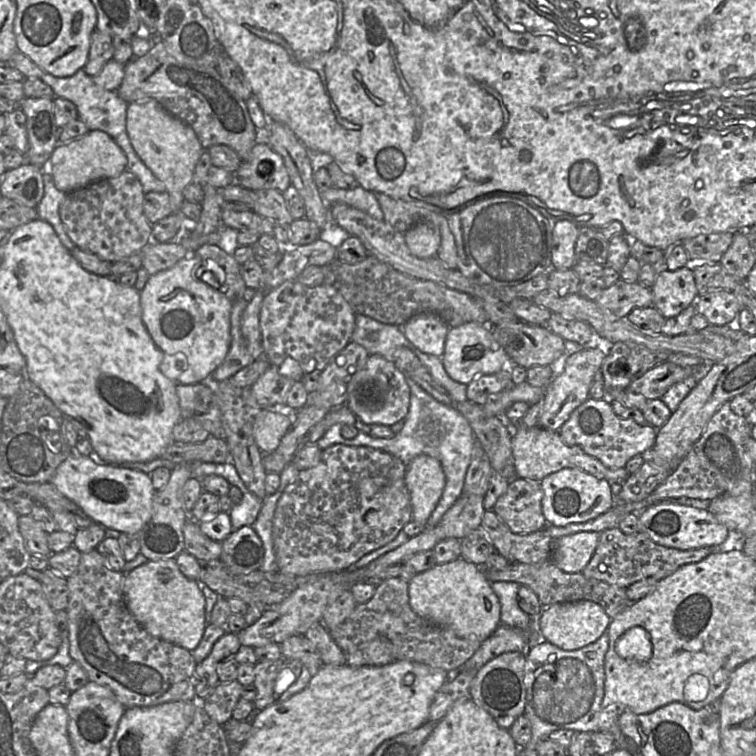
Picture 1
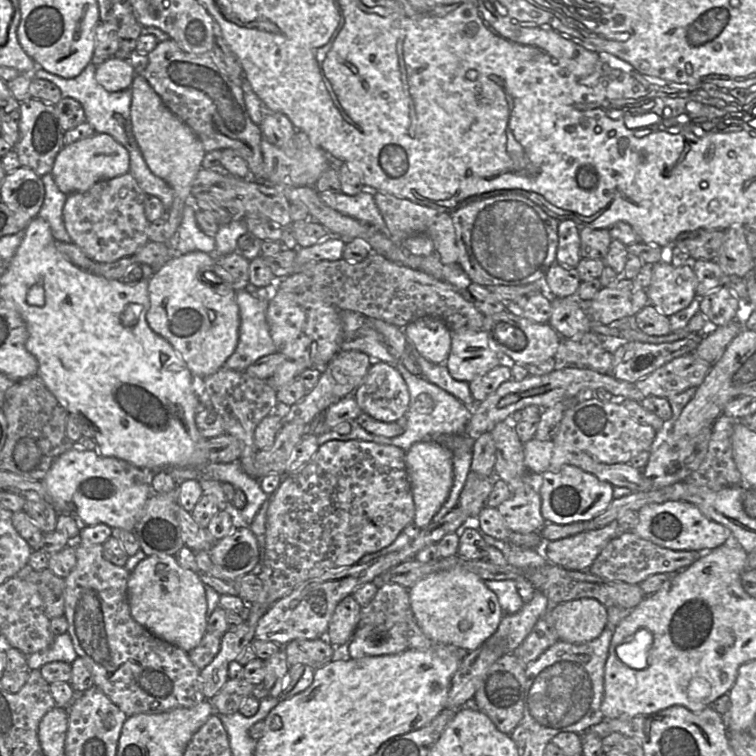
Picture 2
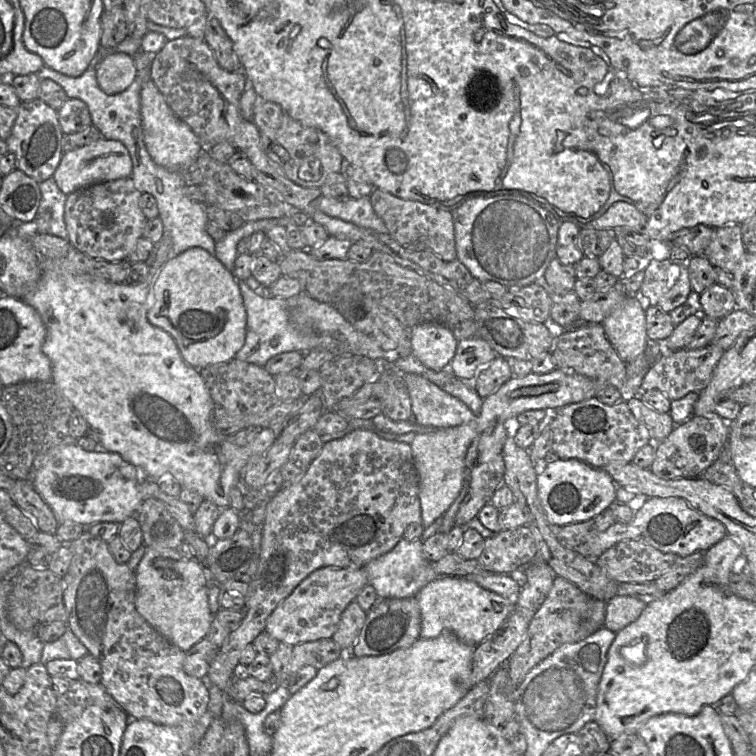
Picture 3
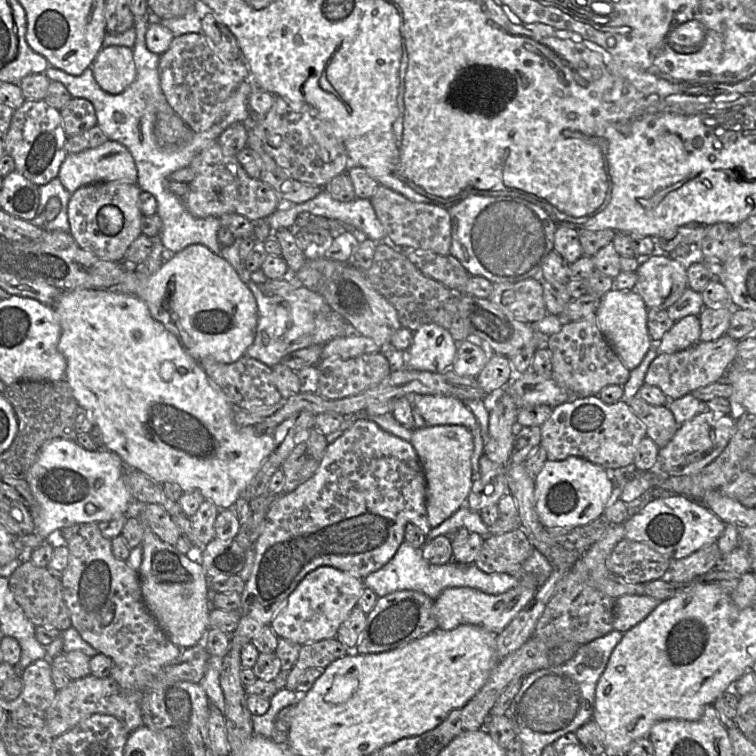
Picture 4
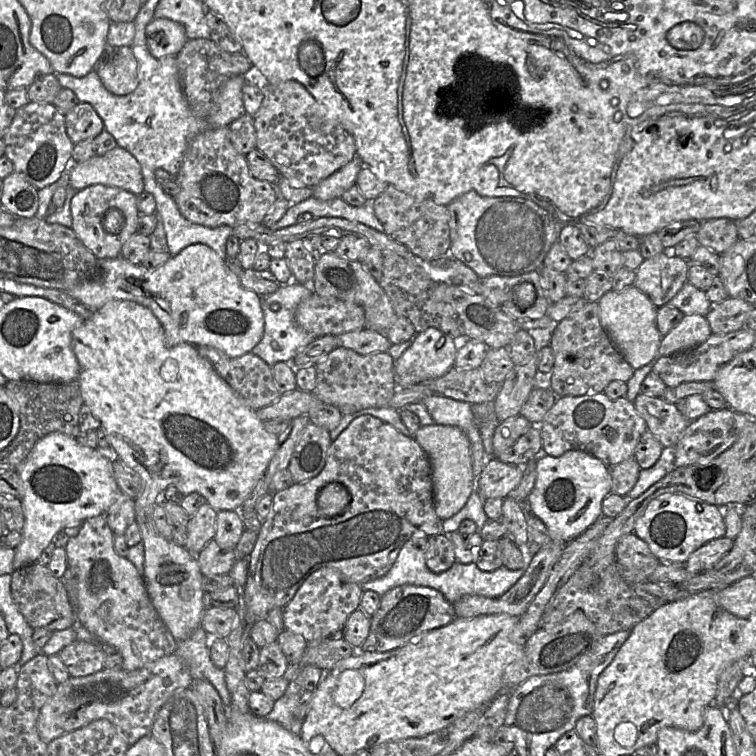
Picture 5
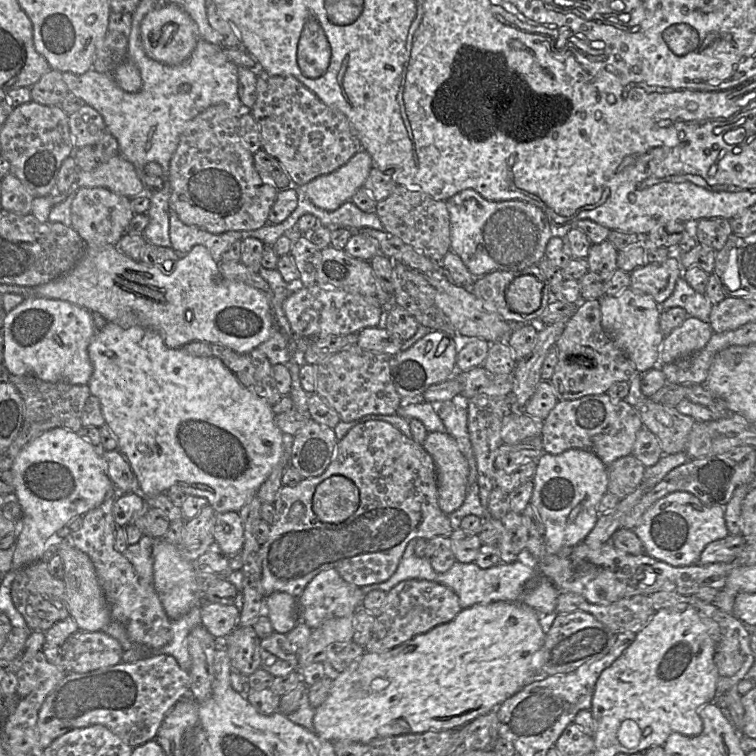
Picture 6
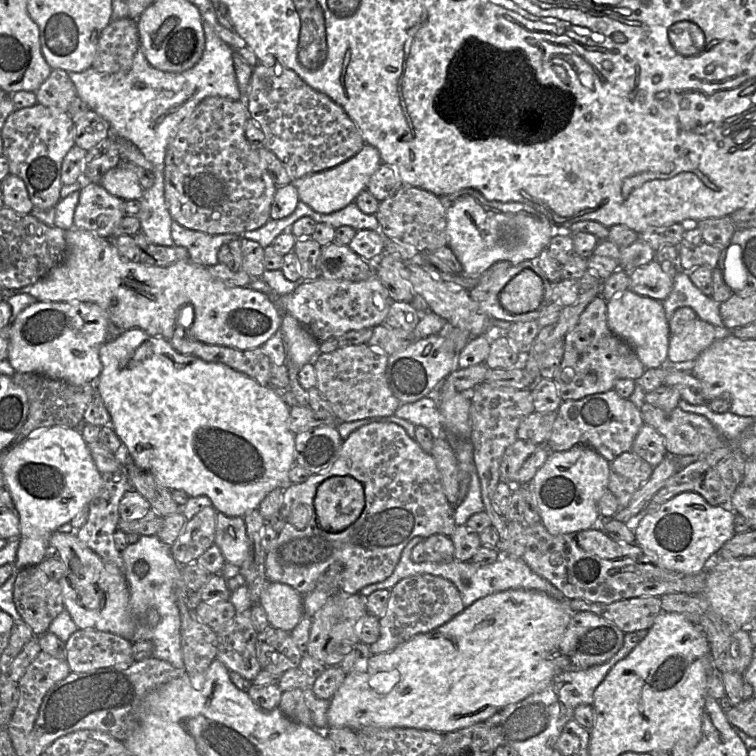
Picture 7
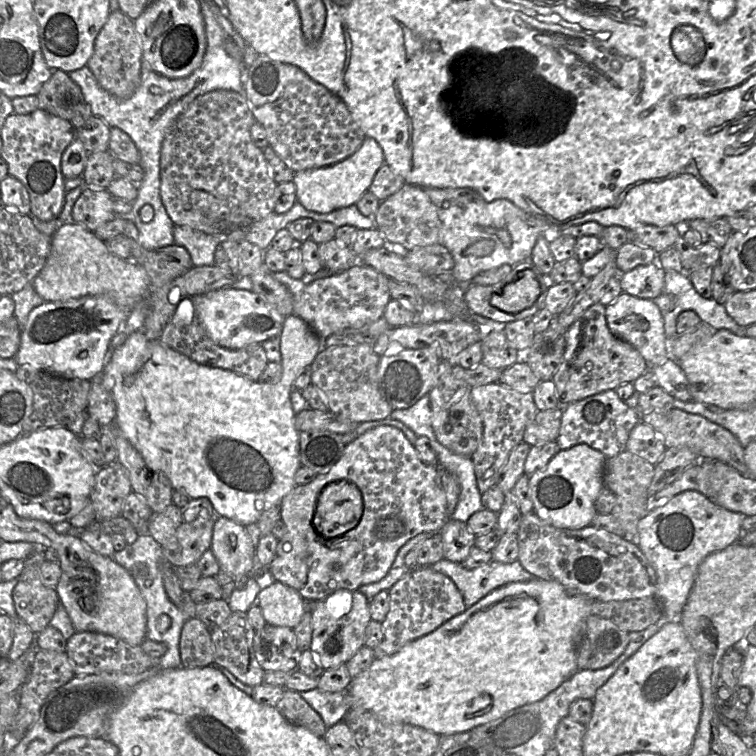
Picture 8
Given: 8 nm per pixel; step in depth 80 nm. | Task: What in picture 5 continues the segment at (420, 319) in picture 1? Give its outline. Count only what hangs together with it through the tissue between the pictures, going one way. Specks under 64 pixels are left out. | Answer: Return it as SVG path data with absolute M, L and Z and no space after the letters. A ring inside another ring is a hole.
M427 328L413 337L413 343L394 360L394 380L398 388L406 388L446 374L455 364L457 348L454 338L438 330Z

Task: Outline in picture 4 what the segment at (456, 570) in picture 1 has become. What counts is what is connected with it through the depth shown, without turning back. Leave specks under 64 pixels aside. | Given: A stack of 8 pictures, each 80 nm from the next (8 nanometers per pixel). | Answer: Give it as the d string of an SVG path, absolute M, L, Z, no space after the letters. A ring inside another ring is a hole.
M524 574L516 587L498 595L489 595L469 587L447 588L434 600L434 614L438 629L451 630L459 625L472 624L499 634L534 598L539 588L539 579L531 574Z

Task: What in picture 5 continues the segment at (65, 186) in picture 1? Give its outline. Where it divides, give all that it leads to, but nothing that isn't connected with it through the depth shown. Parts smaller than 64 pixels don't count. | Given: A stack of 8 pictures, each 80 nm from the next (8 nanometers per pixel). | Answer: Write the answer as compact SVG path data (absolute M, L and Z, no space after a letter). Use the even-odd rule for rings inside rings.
M120 146L102 156L68 167L69 185L81 190L94 184L119 187L135 195L144 192L141 167L135 157Z

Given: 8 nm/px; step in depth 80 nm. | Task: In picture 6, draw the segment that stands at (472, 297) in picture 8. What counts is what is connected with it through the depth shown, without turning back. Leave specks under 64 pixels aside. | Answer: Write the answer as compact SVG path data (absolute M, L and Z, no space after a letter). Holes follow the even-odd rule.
M532 265L523 270L508 272L495 271L475 278L471 285L471 292L482 301L489 311L497 312L509 323L529 323L539 319L550 303L549 285L538 265ZM522 275L533 275L543 282L543 293L540 307L530 314L518 314L513 312L507 305L505 292L508 285Z

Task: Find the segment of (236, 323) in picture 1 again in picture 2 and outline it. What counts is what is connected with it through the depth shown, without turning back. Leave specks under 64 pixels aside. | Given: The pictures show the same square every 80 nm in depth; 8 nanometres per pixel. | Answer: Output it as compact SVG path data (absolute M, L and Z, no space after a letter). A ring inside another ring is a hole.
M245 289L236 292L239 307L239 338L235 351L223 367L245 371L259 358L277 352L266 319L268 301L259 300Z

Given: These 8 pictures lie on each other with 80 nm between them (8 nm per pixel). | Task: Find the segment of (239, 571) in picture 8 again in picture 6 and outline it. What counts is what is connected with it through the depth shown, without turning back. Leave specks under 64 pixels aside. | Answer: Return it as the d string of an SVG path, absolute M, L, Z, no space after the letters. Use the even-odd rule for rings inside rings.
M238 512L216 514L214 539L229 557L241 552L245 538L244 525Z

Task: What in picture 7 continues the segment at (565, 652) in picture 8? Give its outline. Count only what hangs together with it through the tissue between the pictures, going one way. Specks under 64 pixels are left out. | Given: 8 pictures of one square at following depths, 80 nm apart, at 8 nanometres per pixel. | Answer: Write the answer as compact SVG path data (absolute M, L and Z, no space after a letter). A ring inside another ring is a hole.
M505 590L478 599L445 624L430 632L411 638L390 652L370 656L363 665L347 674L341 686L330 699L327 711L328 726L329 728L346 727L355 731L370 726L381 728L401 727L447 734L479 722L485 722L505 706L518 703L528 696L546 689L555 676L567 672L561 671L556 664L556 655L559 654L560 641L573 613L576 612L571 611L566 600L558 601L537 590Z

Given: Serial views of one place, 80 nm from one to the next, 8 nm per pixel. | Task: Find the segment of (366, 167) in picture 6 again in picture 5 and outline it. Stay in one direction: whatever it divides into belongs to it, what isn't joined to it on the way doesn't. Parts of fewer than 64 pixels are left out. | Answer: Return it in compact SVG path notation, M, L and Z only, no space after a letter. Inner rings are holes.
M355 156L342 168L311 187L313 197L322 201L340 198L346 190L356 184L357 174L362 167L362 160Z

